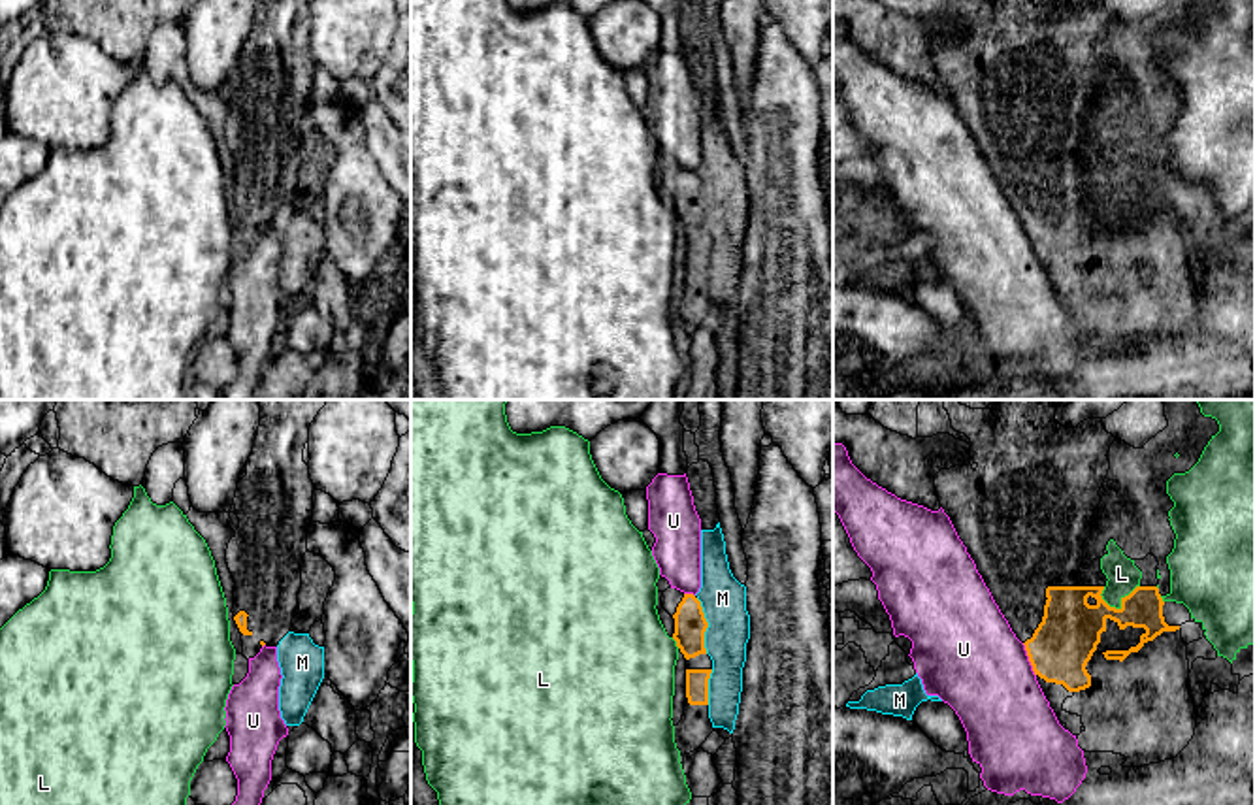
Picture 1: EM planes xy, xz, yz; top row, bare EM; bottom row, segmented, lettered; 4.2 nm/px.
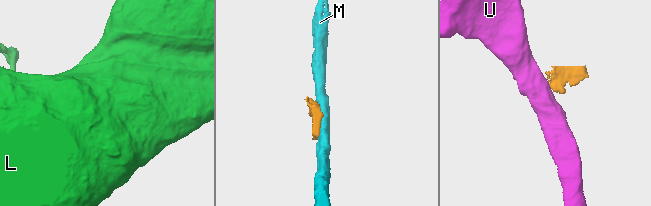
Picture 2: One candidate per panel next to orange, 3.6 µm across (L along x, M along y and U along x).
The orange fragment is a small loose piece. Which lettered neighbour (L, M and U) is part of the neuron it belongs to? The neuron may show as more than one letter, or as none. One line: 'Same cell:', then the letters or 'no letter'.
Same cell: no letter

